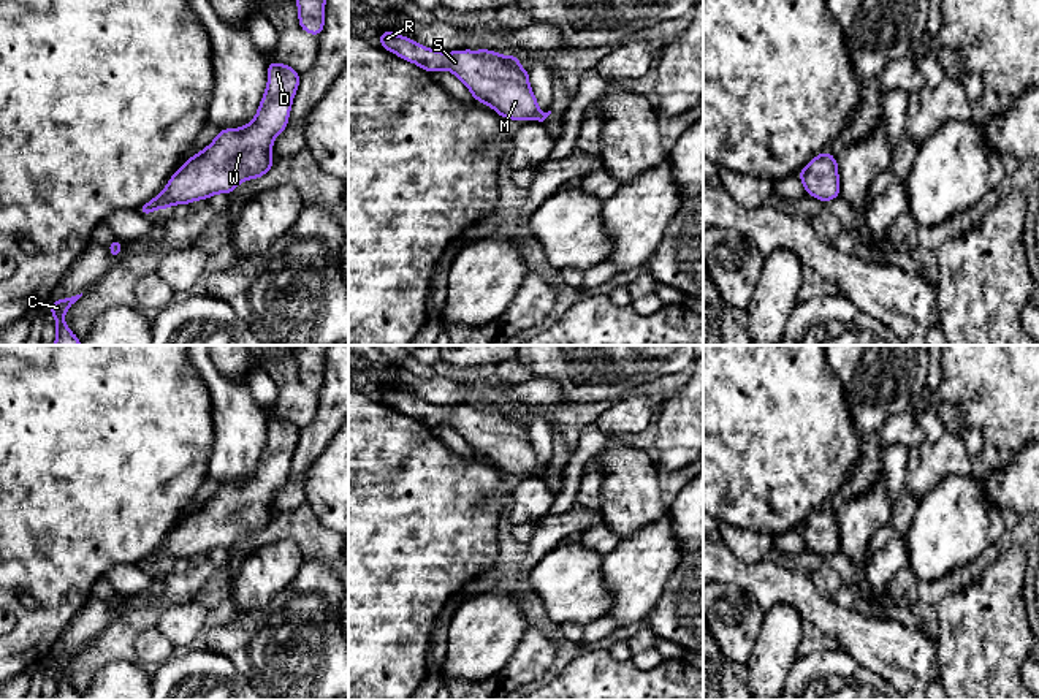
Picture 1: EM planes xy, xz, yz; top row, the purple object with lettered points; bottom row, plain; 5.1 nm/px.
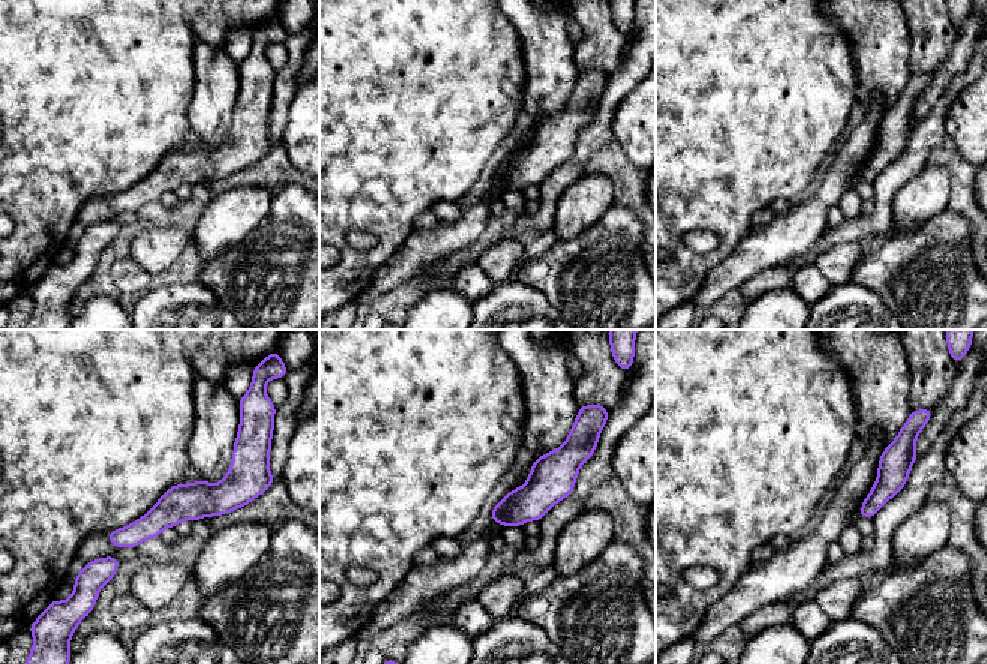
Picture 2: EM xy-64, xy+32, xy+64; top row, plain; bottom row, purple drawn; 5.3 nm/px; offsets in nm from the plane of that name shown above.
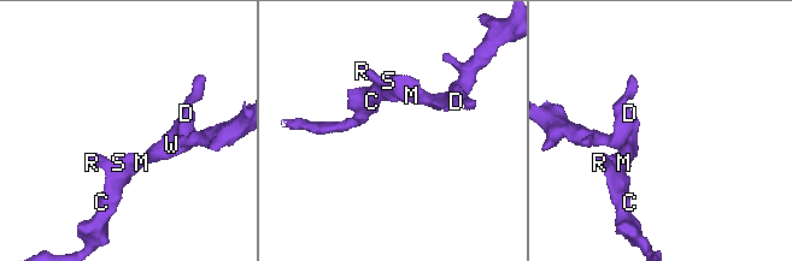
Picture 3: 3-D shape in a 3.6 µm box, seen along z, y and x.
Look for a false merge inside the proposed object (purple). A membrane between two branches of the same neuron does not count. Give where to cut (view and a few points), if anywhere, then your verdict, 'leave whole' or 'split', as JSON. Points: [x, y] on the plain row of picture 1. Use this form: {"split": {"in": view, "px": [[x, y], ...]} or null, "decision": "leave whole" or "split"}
{"split": null, "decision": "leave whole"}

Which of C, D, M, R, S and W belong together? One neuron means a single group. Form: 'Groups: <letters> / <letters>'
Groups: C D M R S W

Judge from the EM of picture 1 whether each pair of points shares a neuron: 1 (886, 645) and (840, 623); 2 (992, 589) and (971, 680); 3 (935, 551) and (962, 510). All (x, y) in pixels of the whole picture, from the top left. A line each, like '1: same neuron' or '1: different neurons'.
1: same neuron
2: same neuron
3: same neuron

